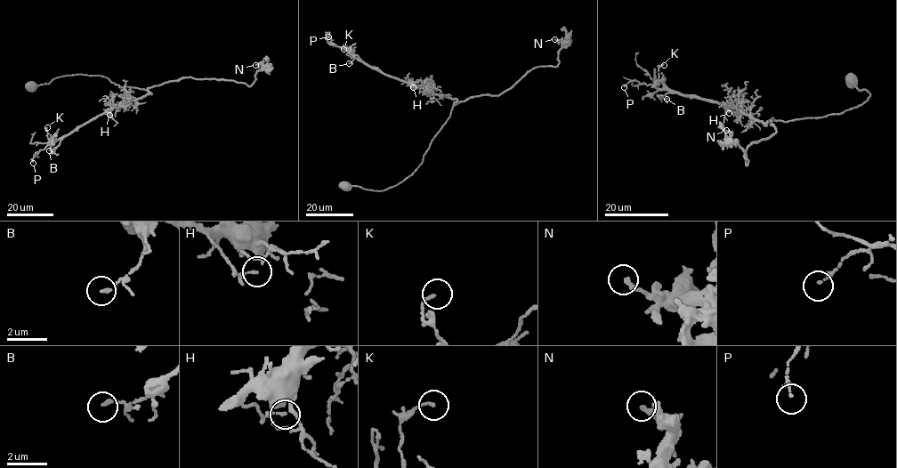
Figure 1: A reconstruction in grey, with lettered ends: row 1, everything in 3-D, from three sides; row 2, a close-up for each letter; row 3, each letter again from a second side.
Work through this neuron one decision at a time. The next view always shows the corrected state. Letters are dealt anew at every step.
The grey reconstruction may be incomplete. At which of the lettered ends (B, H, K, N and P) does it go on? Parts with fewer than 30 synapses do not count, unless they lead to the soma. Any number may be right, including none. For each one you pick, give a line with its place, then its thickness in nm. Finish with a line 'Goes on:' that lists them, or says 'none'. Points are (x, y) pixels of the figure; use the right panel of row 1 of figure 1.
Goes on: none

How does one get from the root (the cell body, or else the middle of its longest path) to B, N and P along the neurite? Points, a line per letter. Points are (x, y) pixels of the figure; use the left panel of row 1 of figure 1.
B: (33, 86), (62, 76), (84, 74), (104, 76), (121, 87), (151, 92), (113, 106), (76, 126), (49, 150)
N: (33, 86), (80, 74), (146, 90), (192, 77), (250, 86), (263, 67), (255, 65)
P: (33, 86), (84, 74), (151, 92), (76, 126), (35, 153), (33, 163)

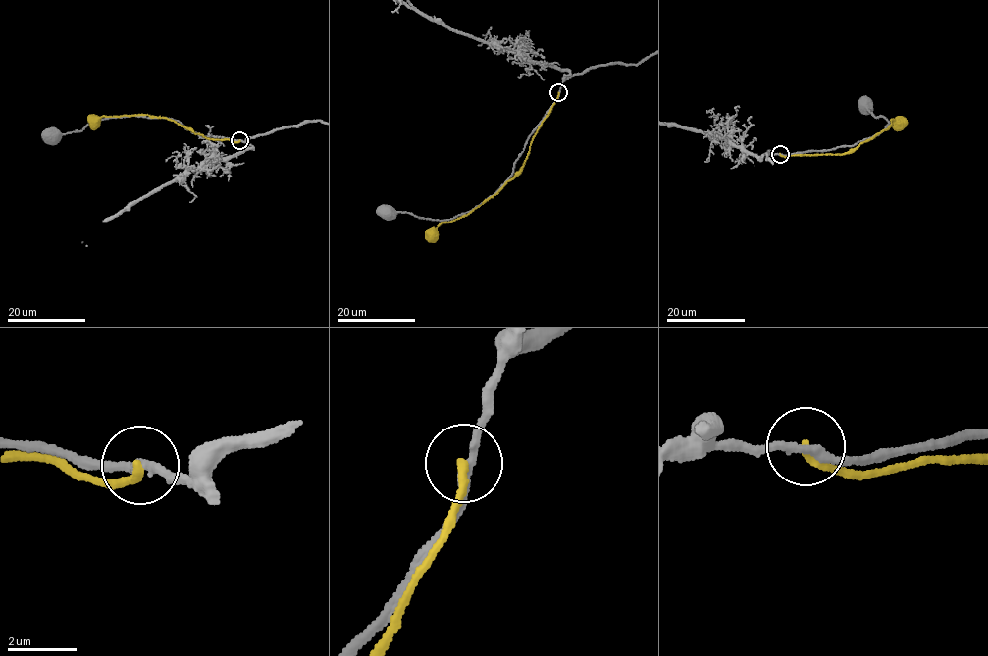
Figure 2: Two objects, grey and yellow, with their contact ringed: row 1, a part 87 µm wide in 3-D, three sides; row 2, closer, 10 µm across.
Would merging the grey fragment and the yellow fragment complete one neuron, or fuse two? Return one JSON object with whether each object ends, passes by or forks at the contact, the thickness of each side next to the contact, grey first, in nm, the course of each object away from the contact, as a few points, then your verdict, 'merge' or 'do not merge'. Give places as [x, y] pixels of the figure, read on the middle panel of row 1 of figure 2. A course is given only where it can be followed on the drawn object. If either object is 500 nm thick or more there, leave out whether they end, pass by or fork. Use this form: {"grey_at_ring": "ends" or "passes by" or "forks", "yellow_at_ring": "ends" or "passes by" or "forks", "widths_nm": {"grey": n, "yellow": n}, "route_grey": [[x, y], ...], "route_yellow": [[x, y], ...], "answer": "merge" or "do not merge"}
{"grey_at_ring": "passes by", "yellow_at_ring": "ends", "widths_nm": {"grey": 260, "yellow": 240}, "route_grey": [[558, 92], [556, 101], [527, 140], [511, 176], [482, 202], [449, 219], [389, 213]], "route_yellow": [[558, 92], [551, 112], [535, 135], [523, 169], [476, 207], [456, 220], [441, 223], [434, 234]], "answer": "do not merge"}

